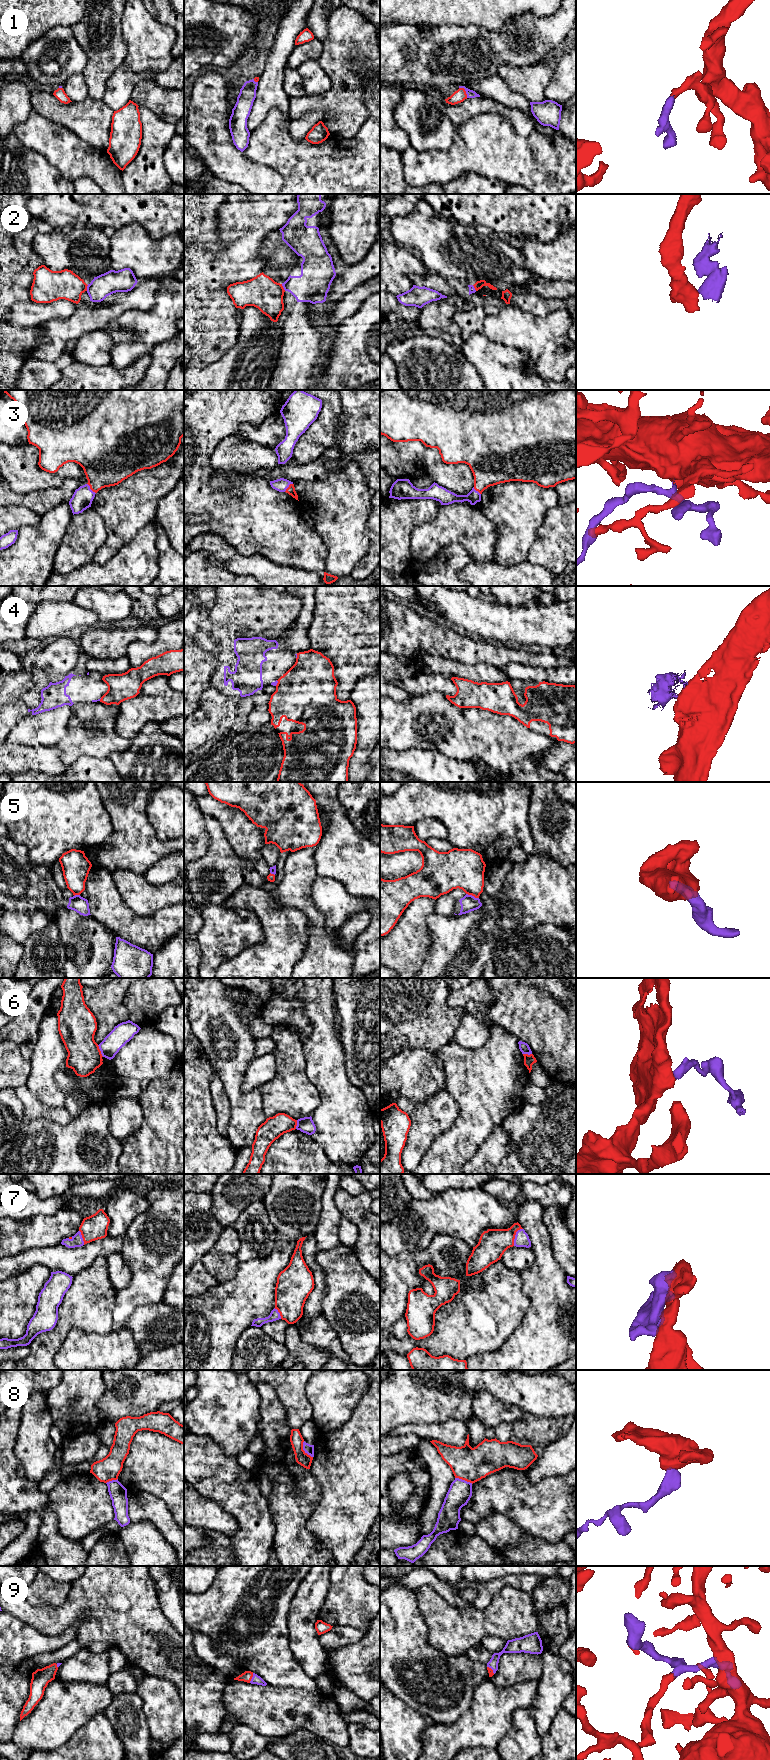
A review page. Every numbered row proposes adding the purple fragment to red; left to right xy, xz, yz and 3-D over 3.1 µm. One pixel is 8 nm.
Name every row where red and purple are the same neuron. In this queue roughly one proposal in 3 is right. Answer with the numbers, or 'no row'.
1, 3, 7, 9

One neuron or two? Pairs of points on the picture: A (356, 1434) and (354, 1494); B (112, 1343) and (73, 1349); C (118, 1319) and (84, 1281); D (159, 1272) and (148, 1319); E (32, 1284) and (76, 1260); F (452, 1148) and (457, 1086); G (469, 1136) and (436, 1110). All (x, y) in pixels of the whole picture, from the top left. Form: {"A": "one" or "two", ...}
{"A": "one", "B": "one", "C": "two", "D": "two", "E": "two", "F": "one", "G": "two"}

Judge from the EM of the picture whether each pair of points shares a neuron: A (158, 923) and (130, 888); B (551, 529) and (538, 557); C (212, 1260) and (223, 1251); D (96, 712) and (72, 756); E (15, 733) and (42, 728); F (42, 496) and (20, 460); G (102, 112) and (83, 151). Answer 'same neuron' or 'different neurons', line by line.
A: different neurons
B: same neuron
C: same neuron
D: same neuron
E: same neuron
F: different neurons
G: different neurons

